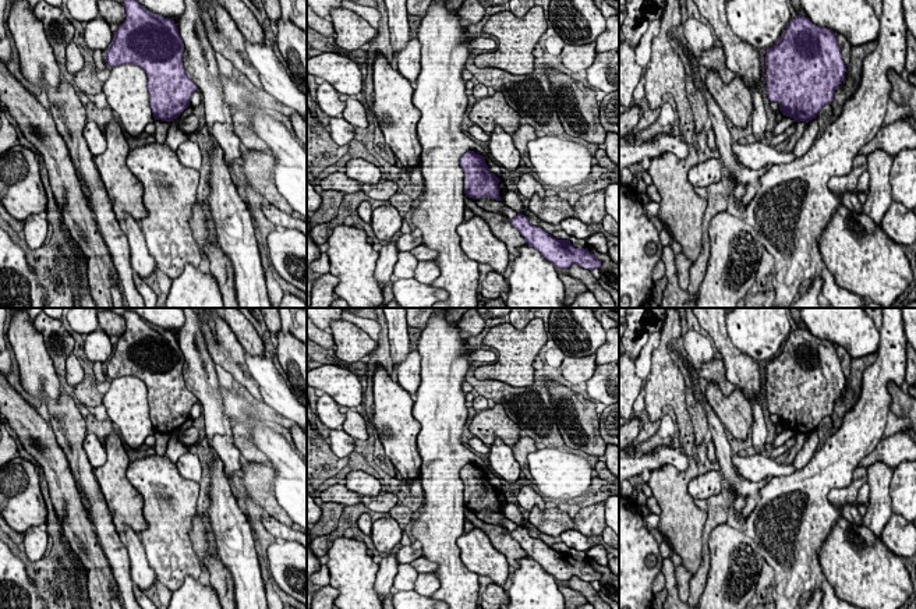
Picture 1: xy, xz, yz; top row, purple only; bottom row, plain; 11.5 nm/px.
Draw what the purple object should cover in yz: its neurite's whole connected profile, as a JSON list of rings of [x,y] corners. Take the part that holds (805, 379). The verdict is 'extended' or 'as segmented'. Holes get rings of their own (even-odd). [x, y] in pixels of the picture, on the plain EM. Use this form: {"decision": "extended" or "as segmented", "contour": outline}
{"decision": "as segmented", "contour": [[[796,327],[789,333],[782,350],[765,367],[765,396],[770,414],[777,414],[784,428],[793,433],[809,435],[818,424],[834,413],[835,401],[842,396],[846,378],[835,346],[828,340],[817,339],[810,330]]]}

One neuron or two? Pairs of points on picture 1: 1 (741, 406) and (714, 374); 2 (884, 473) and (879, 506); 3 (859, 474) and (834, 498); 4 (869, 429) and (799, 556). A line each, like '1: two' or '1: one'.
1: one
2: one
3: one
4: one

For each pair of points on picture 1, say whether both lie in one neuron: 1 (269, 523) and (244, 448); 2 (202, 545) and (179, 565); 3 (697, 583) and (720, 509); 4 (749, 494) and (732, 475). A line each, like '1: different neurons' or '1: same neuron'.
1: different neurons
2: different neurons
3: same neuron
4: same neuron

